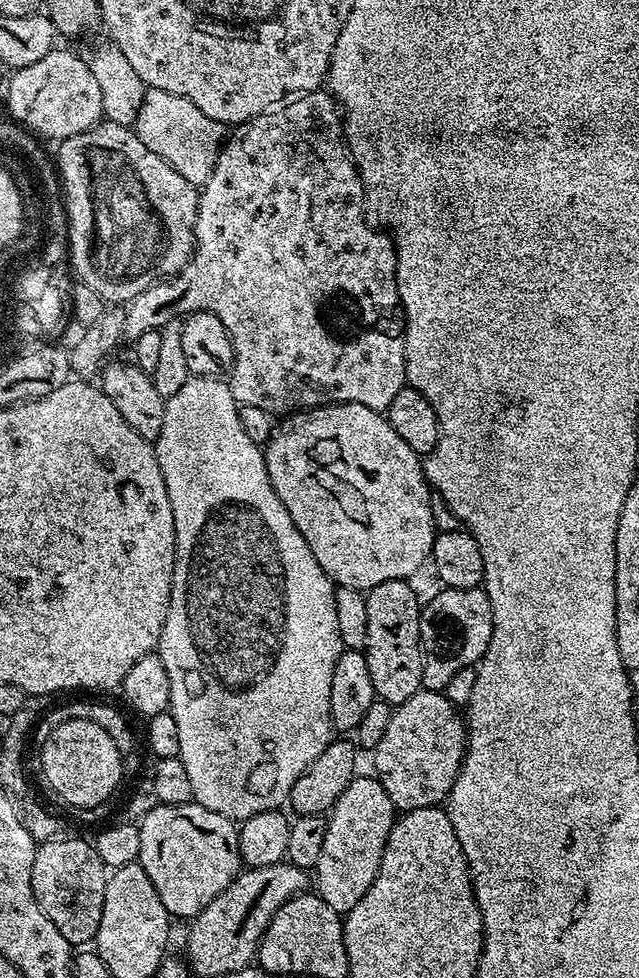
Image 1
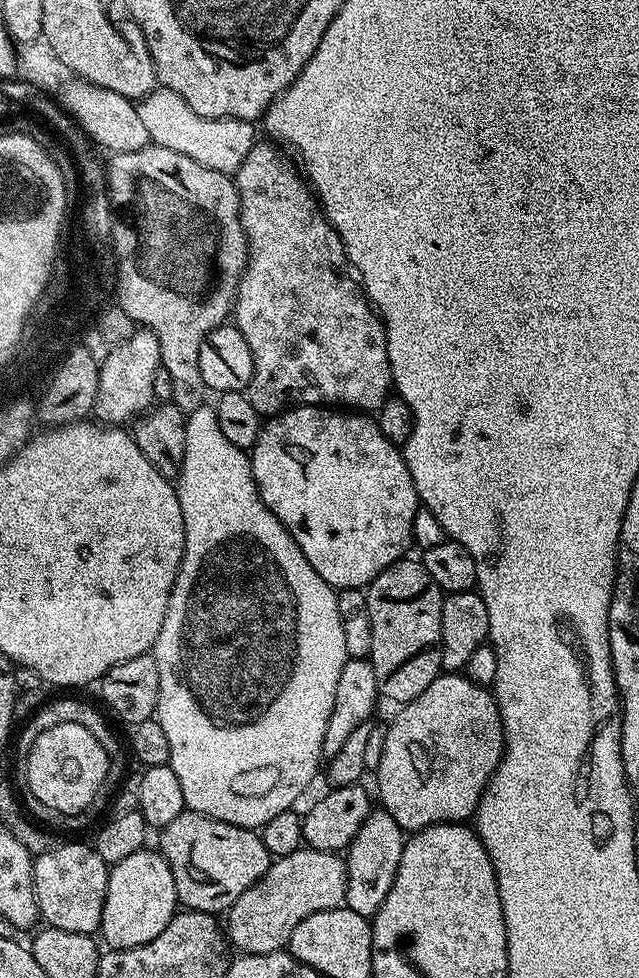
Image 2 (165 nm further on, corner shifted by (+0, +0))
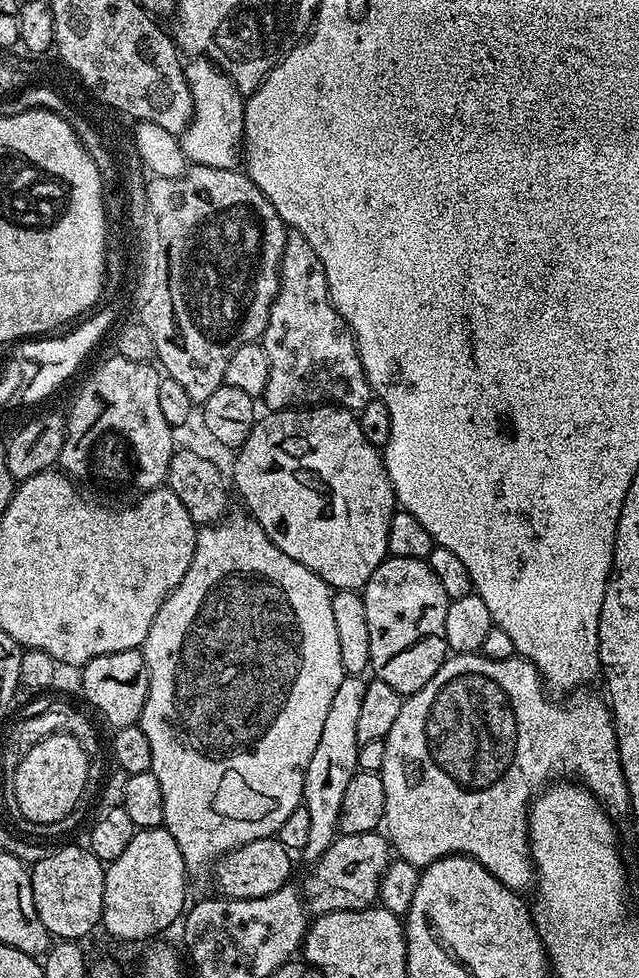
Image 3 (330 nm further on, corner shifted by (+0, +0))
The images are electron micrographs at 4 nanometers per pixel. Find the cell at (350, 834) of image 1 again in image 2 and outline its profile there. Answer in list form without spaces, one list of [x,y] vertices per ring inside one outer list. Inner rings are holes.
[[[373,810],[362,822],[358,834],[349,842],[346,849],[344,869],[346,870],[346,894],[344,904],[354,914],[362,914],[369,918],[386,902],[386,894],[390,894],[390,886],[394,886],[394,874],[398,874],[398,866],[402,862],[402,850],[406,833],[394,822],[390,813]]]

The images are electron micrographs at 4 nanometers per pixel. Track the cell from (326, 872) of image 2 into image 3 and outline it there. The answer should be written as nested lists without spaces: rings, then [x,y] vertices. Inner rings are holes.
[[[379,831],[362,834],[337,835],[336,841],[311,865],[308,877],[302,883],[302,899],[307,911],[357,912],[373,907],[380,895],[382,874],[390,863],[390,845],[387,835]]]

